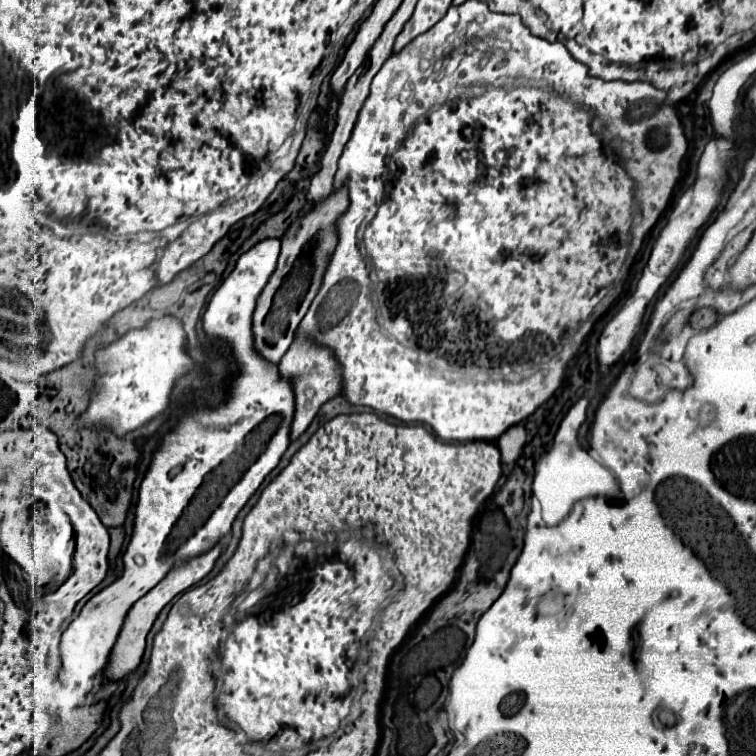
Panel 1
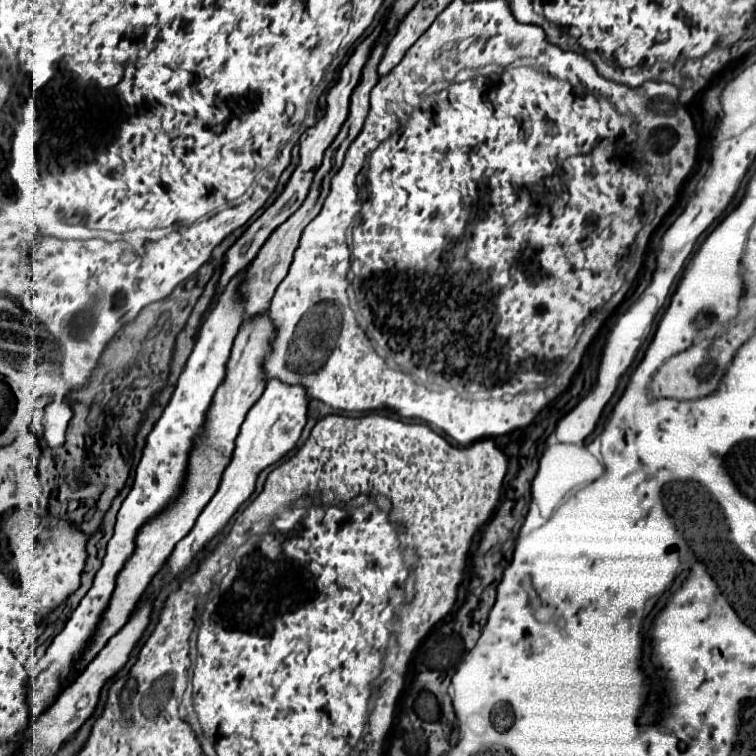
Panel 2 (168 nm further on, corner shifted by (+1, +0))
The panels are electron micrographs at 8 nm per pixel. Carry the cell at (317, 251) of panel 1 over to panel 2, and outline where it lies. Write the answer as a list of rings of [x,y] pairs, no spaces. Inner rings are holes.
[[[263,311],[263,315],[253,315],[249,321],[245,321],[235,337],[235,345],[227,363],[227,377],[225,383],[215,393],[213,405],[207,413],[207,423],[203,429],[203,435],[195,439],[195,451],[191,453],[191,475],[187,475],[187,487],[183,487],[183,499],[171,507],[171,511],[163,511],[163,515],[157,515],[139,531],[139,539],[135,541],[135,555],[127,561],[127,567],[123,567],[123,573],[119,573],[115,595],[111,597],[111,603],[107,607],[107,615],[103,615],[103,623],[99,623],[99,631],[95,631],[95,643],[91,643],[91,651],[87,651],[87,659],[79,665],[79,671],[85,669],[85,665],[101,651],[101,647],[127,623],[131,611],[137,607],[139,599],[151,585],[153,577],[163,569],[167,563],[173,547],[177,541],[181,541],[187,531],[191,531],[195,519],[203,511],[203,507],[211,501],[211,495],[215,495],[219,487],[219,479],[223,473],[223,467],[231,459],[231,451],[235,447],[235,437],[239,433],[239,427],[247,415],[247,411],[257,403],[257,399],[263,395],[267,377],[263,369],[265,357],[271,353],[273,339],[277,335],[275,325],[271,323],[269,311]]]

